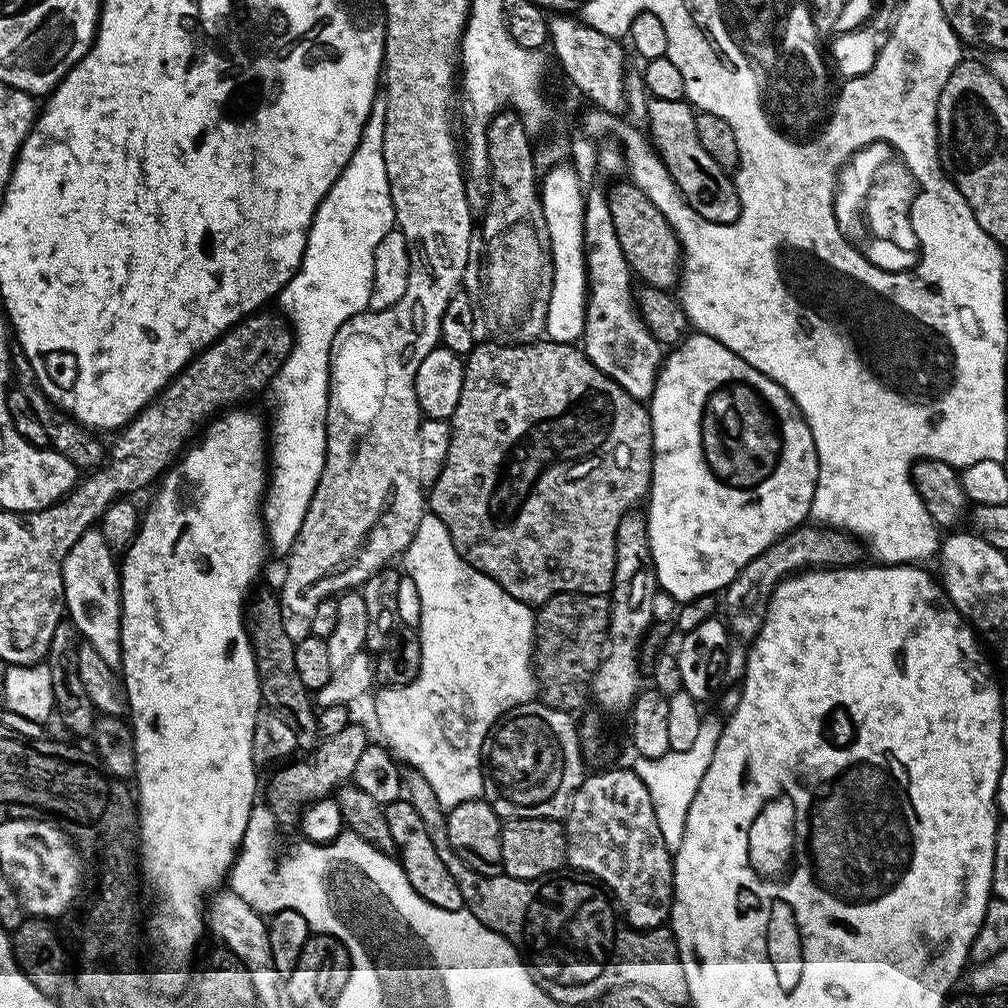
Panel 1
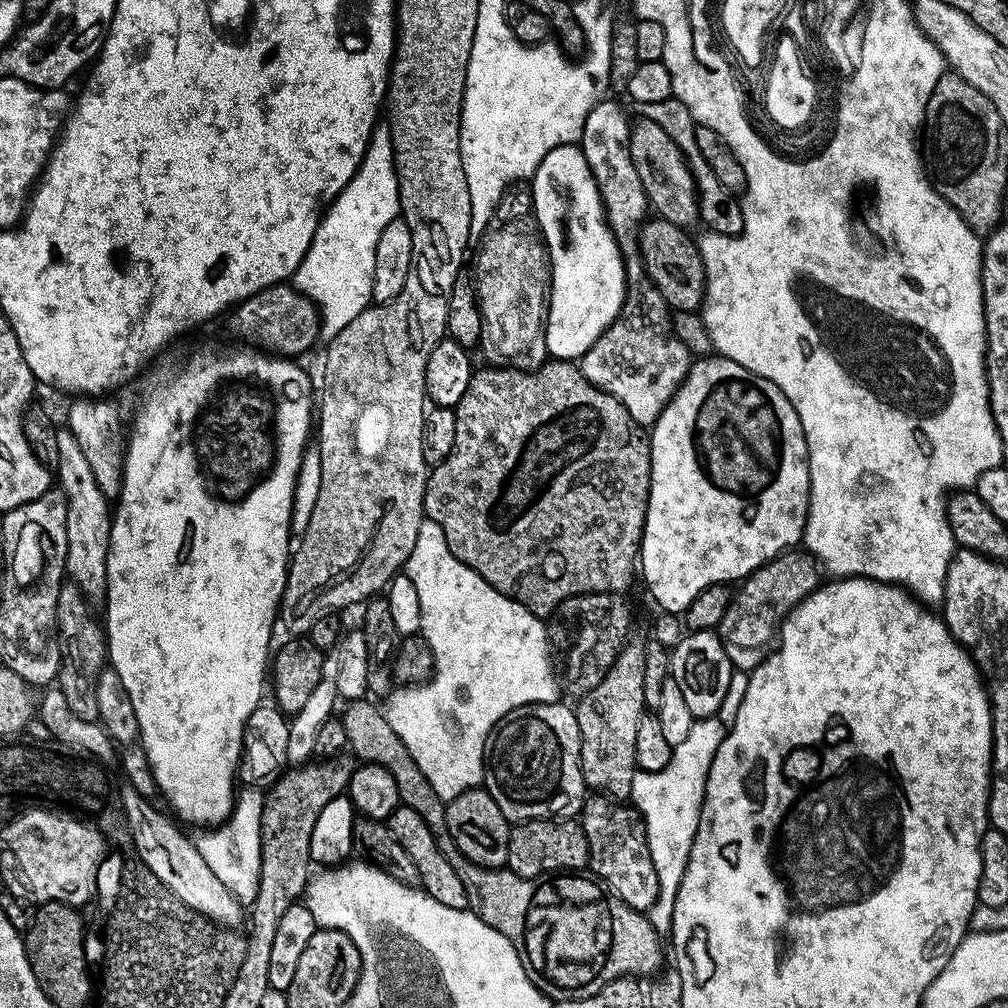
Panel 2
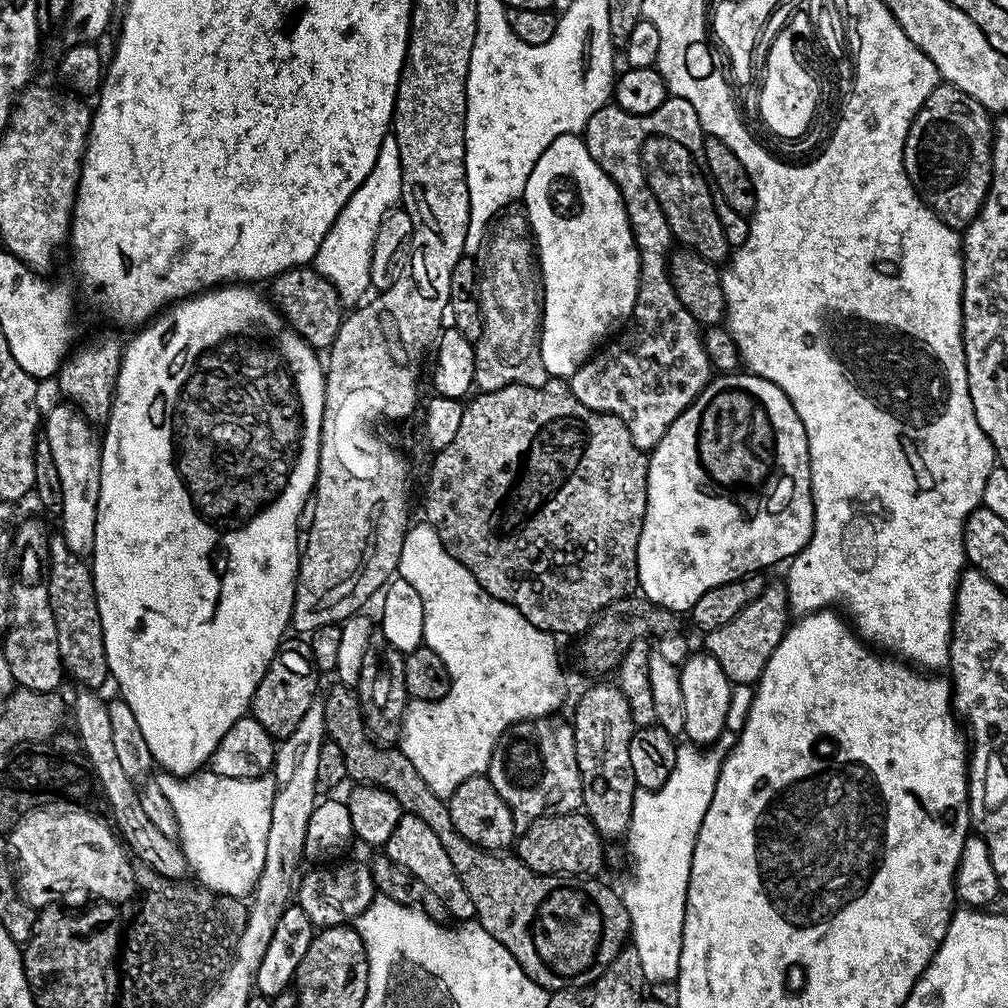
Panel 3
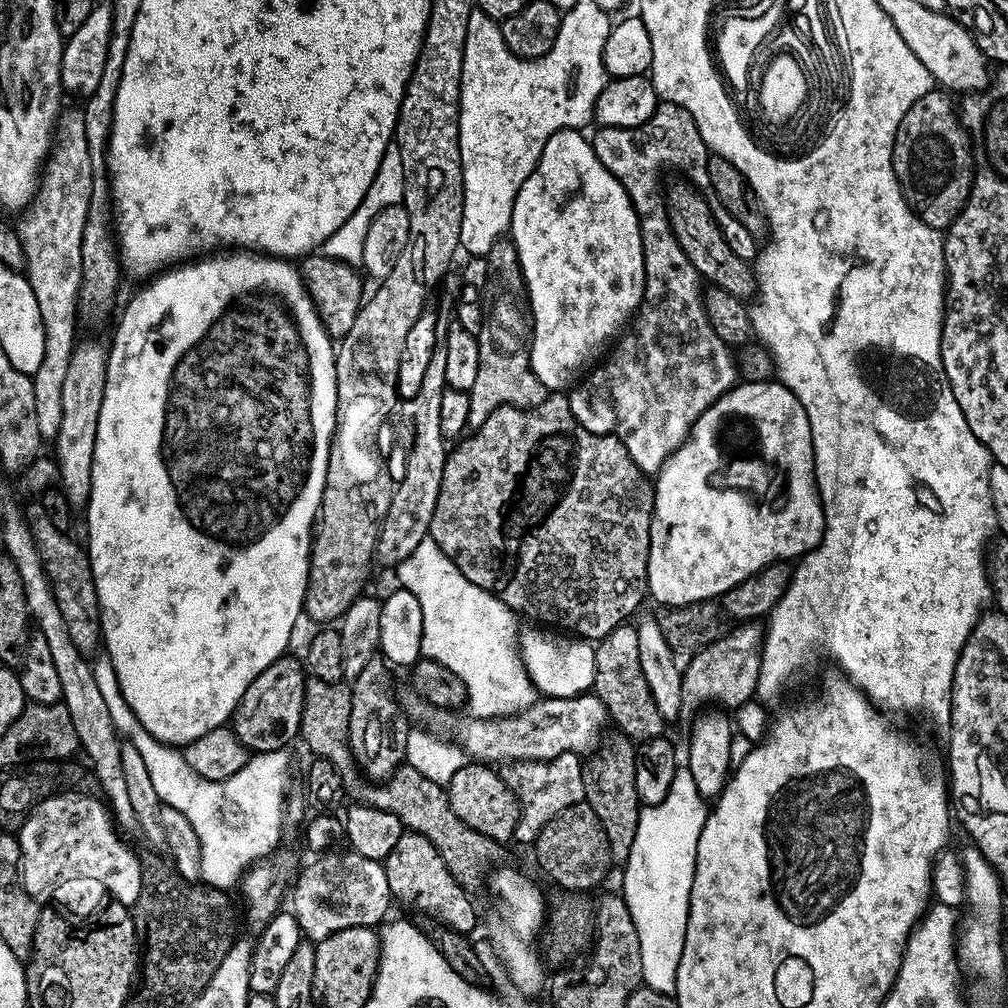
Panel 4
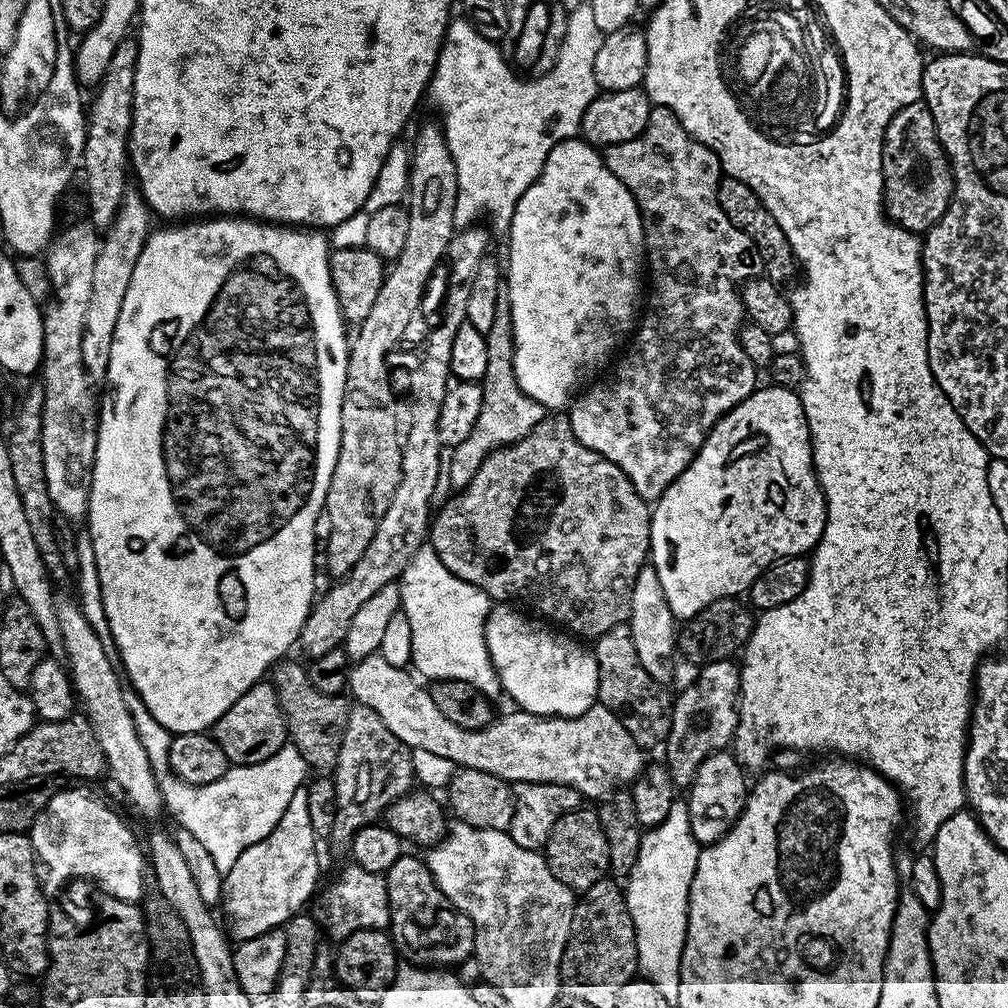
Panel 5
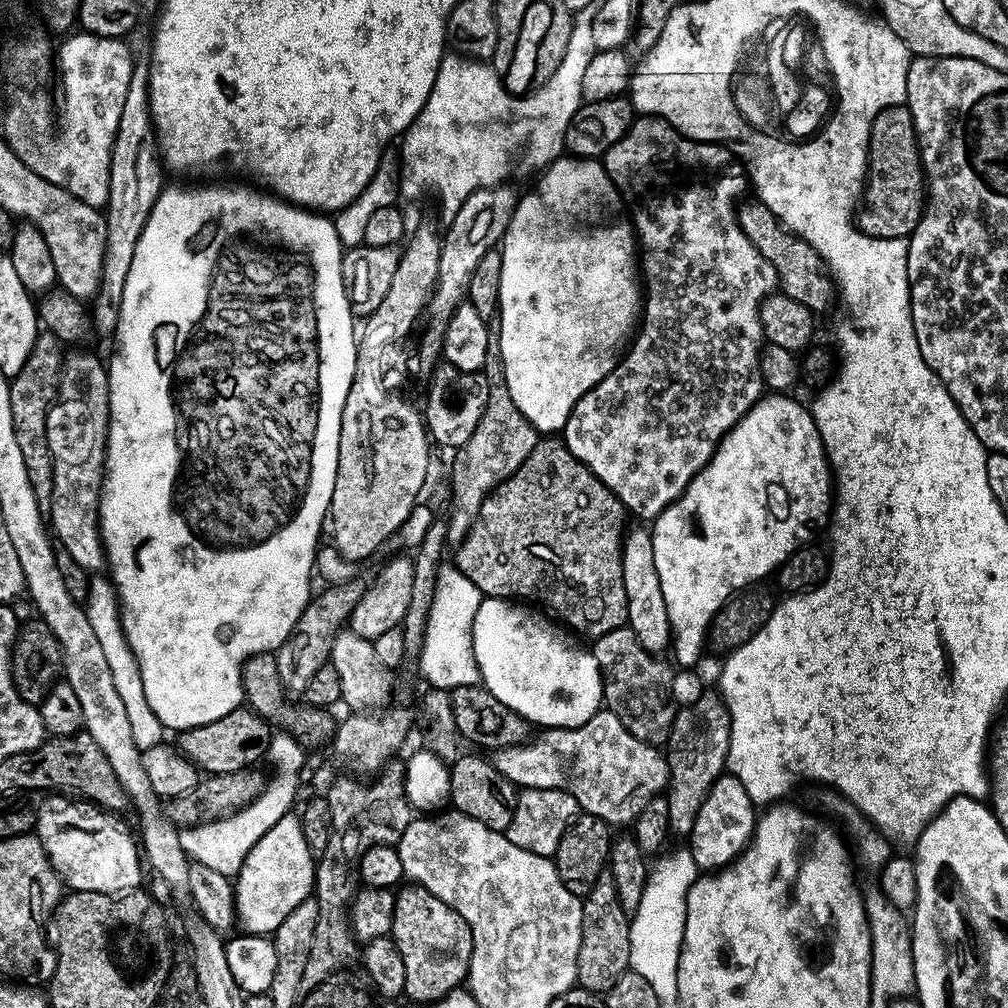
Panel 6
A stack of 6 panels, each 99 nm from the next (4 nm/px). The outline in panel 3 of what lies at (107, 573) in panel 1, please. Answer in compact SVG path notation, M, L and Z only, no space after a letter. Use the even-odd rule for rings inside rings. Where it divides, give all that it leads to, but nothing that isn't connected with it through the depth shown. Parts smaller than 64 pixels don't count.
M59 402L47 409L42 420L42 436L54 454L58 478L62 478L62 510L58 513L62 538L74 554L87 557L94 546L94 532L98 523L98 494L100 493L100 447L98 432L91 420L79 408Z

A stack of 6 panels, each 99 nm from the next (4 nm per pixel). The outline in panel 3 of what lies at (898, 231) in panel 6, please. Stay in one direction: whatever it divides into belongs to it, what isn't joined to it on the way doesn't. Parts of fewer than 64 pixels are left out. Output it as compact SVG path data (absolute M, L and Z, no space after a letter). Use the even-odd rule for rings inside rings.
M937 84L930 98L922 102L922 110L918 110L910 126L910 134L906 134L903 173L907 176L909 185L918 189L924 203L946 226L963 229L978 214L992 181L993 135L994 120L988 109L952 84Z

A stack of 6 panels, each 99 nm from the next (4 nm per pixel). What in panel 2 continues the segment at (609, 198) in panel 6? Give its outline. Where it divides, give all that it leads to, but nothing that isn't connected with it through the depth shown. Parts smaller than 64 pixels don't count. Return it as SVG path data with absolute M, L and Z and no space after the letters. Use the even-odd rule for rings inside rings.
M559 144L550 150L531 176L530 187L552 269L548 321L544 324L548 355L553 360L576 362L598 342L624 305L624 259L604 216L594 174L576 144Z

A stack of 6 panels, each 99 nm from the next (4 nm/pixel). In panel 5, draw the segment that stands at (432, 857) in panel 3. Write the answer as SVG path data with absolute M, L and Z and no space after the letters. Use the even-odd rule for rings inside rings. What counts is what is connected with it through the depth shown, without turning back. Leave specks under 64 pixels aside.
M402 854L386 874L389 890L390 932L412 952L437 952L441 965L452 966L473 955L476 931L469 916L452 907L434 882L427 863L416 856Z

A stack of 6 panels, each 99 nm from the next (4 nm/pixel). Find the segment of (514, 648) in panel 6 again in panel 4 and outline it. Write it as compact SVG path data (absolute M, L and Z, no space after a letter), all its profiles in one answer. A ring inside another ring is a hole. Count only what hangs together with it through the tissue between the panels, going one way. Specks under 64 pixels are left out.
M536 626L528 627L532 628L526 629L525 632L523 629L519 633L518 647L520 660L537 693L545 697L557 696L558 698L585 695L594 682L595 647L589 641L572 634L557 634L555 631L541 630Z

